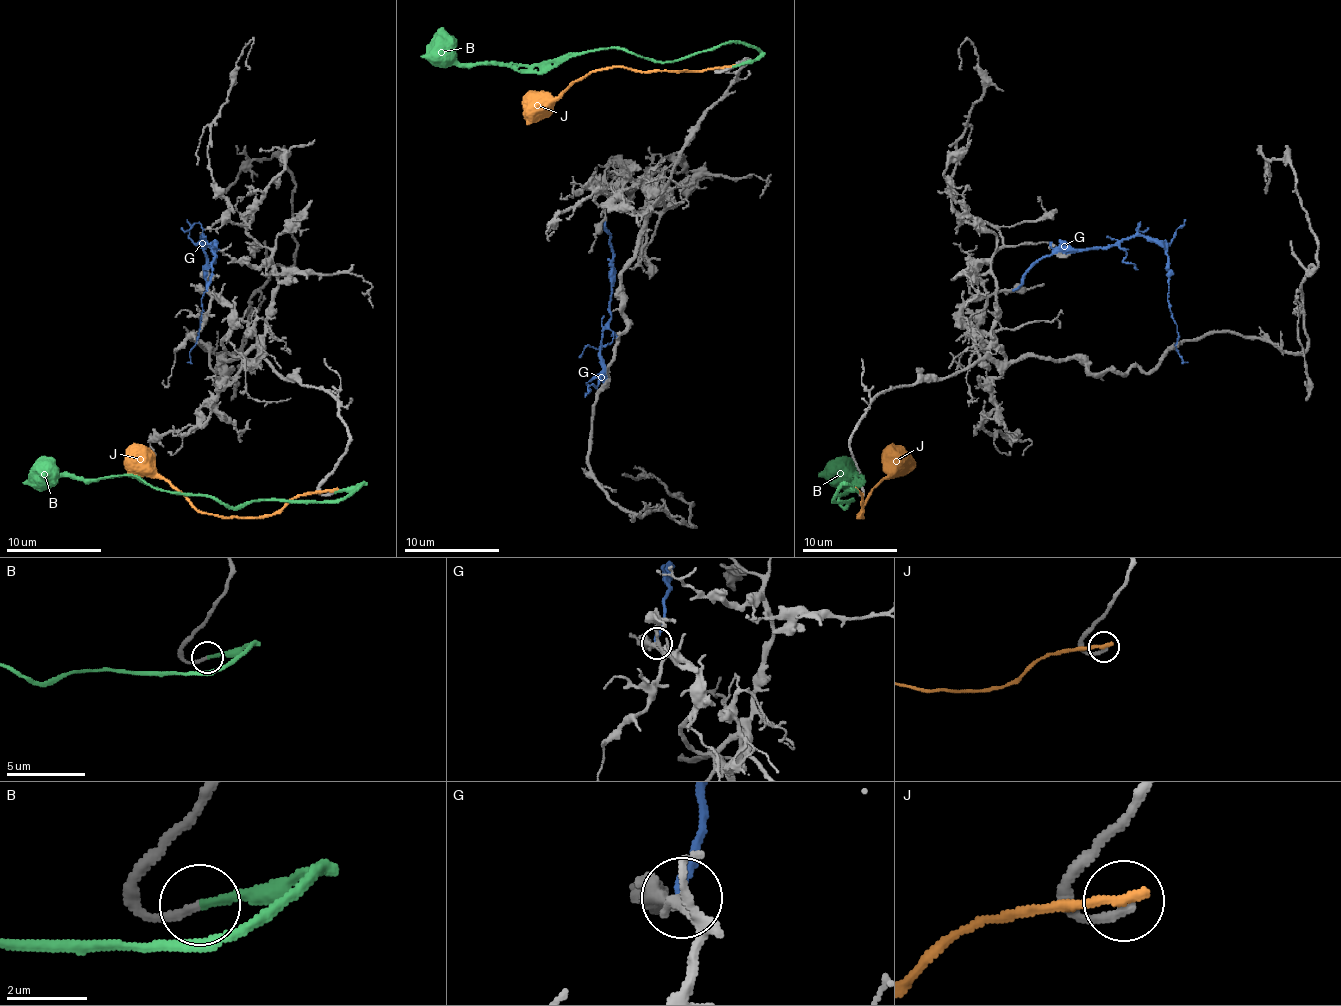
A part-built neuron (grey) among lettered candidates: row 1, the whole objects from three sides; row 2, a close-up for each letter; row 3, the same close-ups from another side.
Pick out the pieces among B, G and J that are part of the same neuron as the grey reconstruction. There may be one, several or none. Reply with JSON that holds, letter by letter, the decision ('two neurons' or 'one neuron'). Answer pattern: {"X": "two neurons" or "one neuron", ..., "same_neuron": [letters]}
{"B": "one neuron", "G": "one neuron", "J": "two neurons", "same_neuron": ["B", "G"]}

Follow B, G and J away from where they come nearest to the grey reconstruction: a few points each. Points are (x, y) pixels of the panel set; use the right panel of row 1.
B: (858, 492), (844, 483), (835, 492), (837, 502), (854, 500), (846, 507), (839, 502), (856, 476), (846, 483)
G: (1013, 290), (1039, 259), (1056, 252), (1151, 238), (1168, 257), (1175, 345), (1187, 361)
J: (856, 490), (861, 495), (863, 516), (858, 514), (868, 495), (906, 459), (901, 450)

